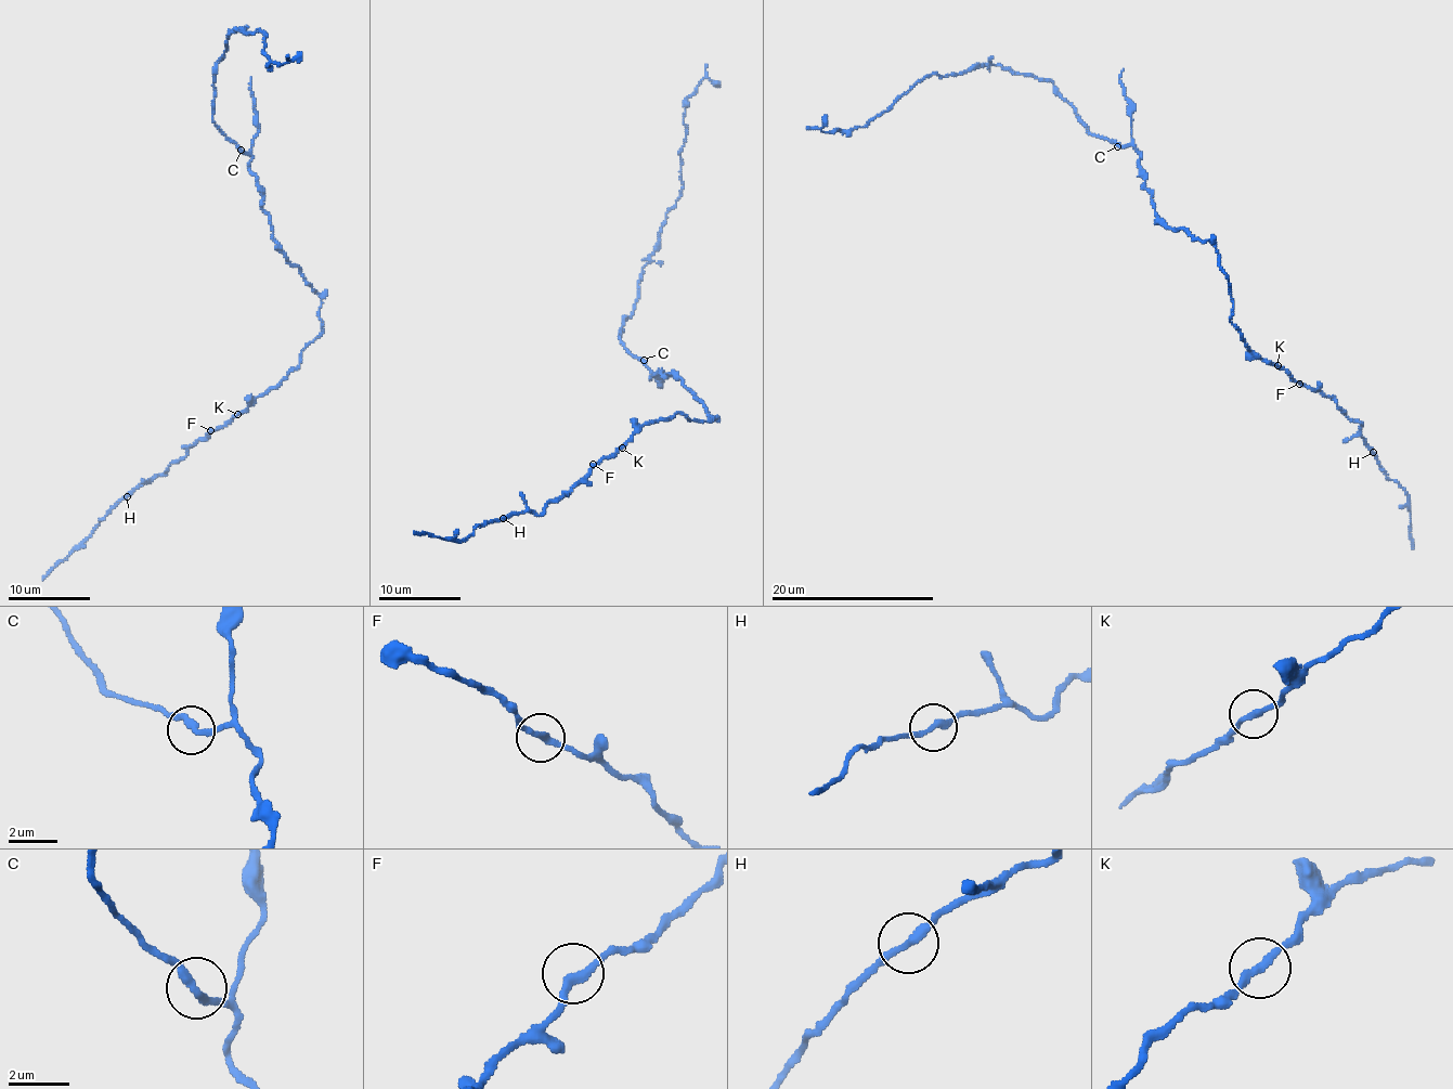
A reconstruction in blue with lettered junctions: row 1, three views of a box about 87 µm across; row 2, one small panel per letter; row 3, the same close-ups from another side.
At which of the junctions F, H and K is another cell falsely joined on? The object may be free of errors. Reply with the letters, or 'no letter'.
K

